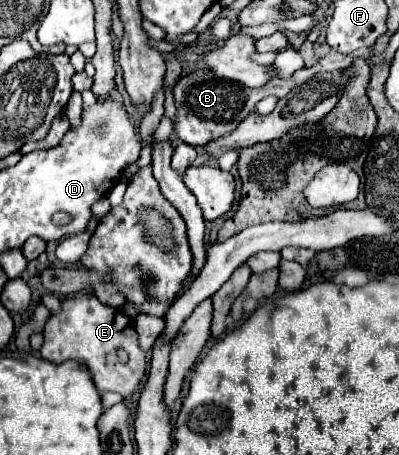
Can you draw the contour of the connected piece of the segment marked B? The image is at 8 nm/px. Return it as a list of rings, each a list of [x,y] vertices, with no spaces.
[[[355,52],[344,55],[339,53],[328,54],[311,68],[302,68],[295,72],[292,77],[285,78],[285,82],[281,82],[281,78],[273,78],[273,82],[261,86],[261,88],[245,88],[237,82],[231,80],[223,80],[217,78],[213,74],[213,70],[209,68],[199,68],[195,72],[185,74],[177,86],[175,86],[175,108],[177,108],[177,116],[175,116],[175,134],[181,142],[191,144],[191,146],[205,146],[209,140],[219,138],[227,132],[233,132],[239,122],[251,112],[255,110],[255,104],[265,98],[265,96],[277,96],[283,98],[287,96],[293,89],[293,86],[301,85],[315,77],[319,72],[332,72],[335,70],[345,69],[352,64],[355,58],[365,56],[355,56]]]

